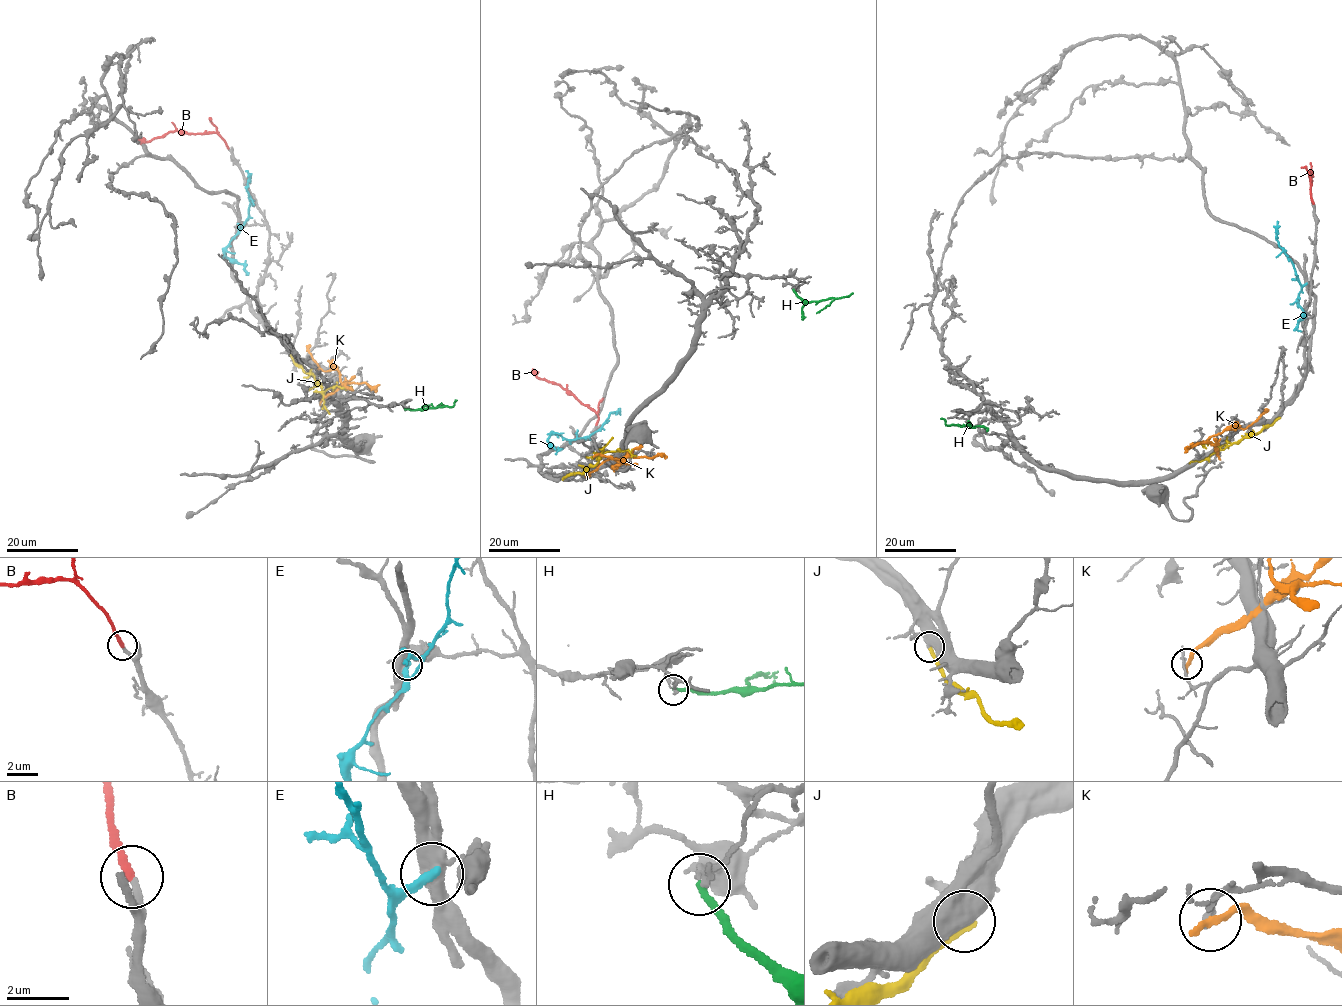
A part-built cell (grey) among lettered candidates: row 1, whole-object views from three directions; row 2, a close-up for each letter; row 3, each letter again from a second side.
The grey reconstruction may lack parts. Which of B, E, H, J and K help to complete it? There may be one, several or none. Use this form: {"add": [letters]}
{"add": ["B"]}

